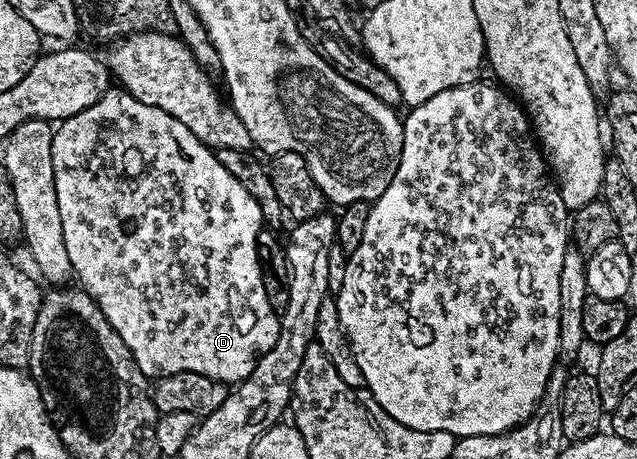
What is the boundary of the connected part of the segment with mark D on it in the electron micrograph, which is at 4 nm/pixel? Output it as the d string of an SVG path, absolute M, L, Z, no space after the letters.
M126 89L115 90L107 90L96 103L89 105L89 109L81 109L81 113L62 120L54 128L53 177L57 185L57 209L61 209L61 229L65 233L65 249L69 252L74 278L80 279L82 290L95 298L109 325L113 325L121 341L125 341L133 353L143 375L158 381L167 375L199 373L226 385L238 385L253 373L259 358L273 349L279 332L279 315L265 297L263 264L257 245L259 232L265 227L261 205L257 205L251 191L245 189L245 185L241 185L241 181L237 181L221 161L217 161L215 151L193 137L177 117L137 101Z

